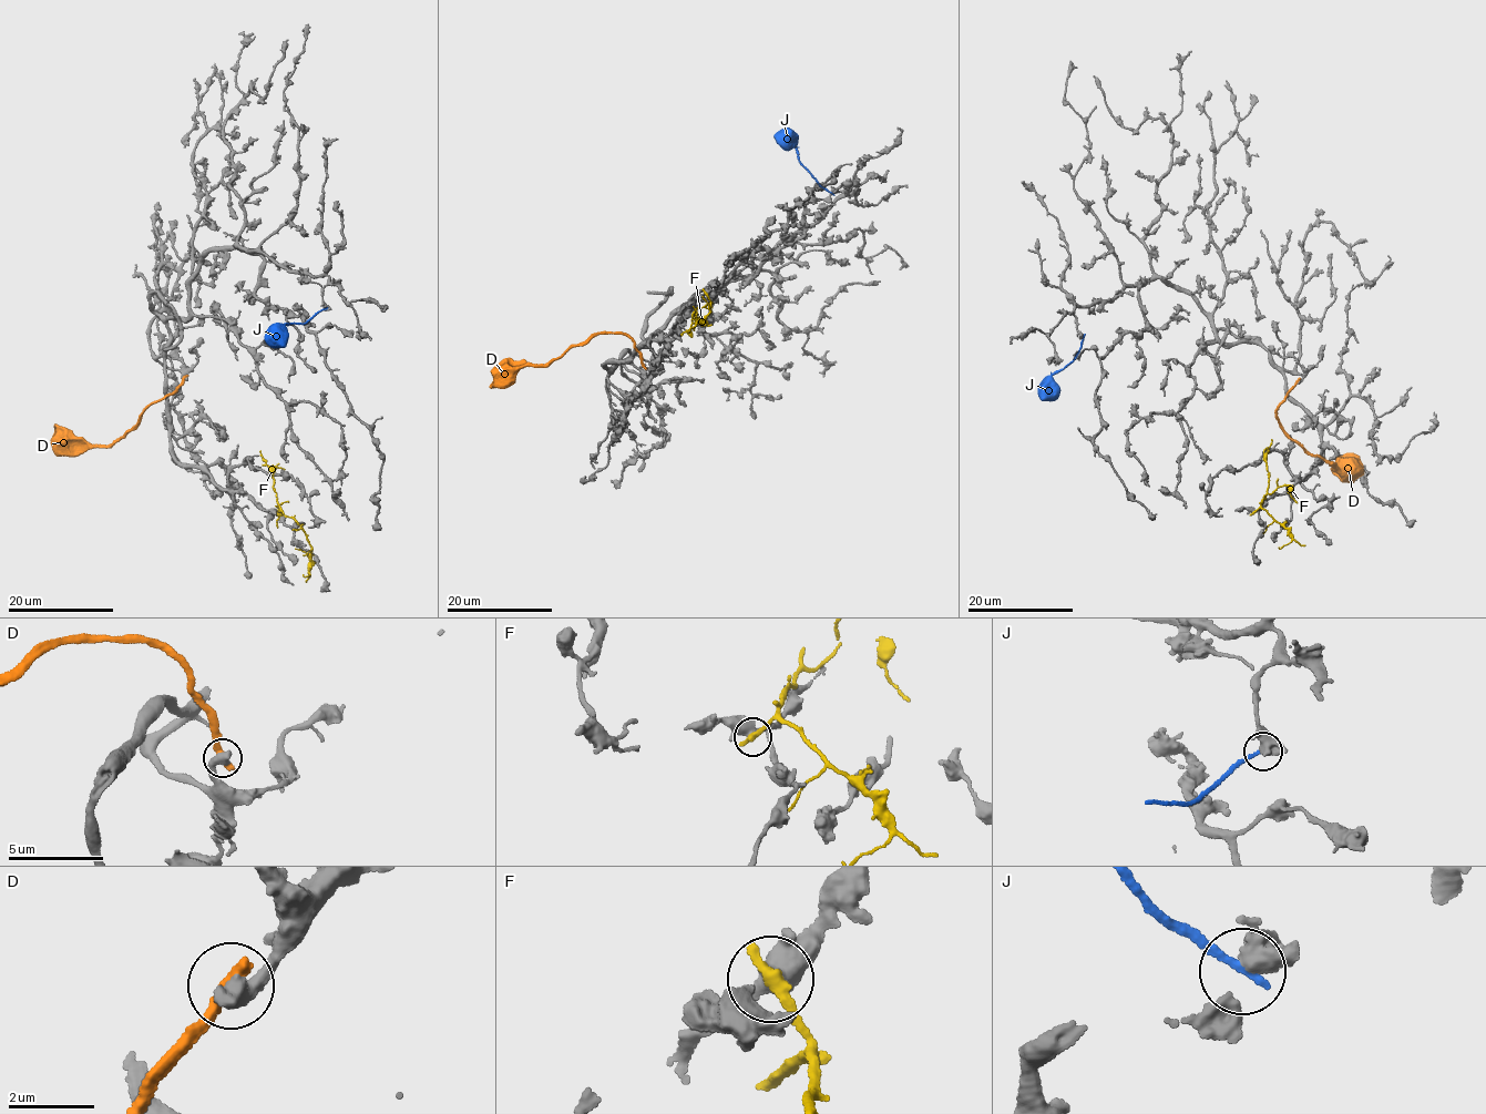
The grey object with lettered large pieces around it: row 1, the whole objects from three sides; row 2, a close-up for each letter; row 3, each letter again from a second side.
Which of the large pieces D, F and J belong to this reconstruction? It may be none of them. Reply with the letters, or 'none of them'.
none of them

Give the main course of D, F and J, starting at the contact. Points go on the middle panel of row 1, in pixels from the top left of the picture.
D: (644, 366), (639, 350), (628, 337), (600, 333), (545, 364), (501, 368), (490, 388)
F: (706, 294), (709, 303), (697, 309), (695, 317), (701, 320), (697, 319), (694, 330)
J: (831, 193), (799, 160), (796, 145), (779, 133)

